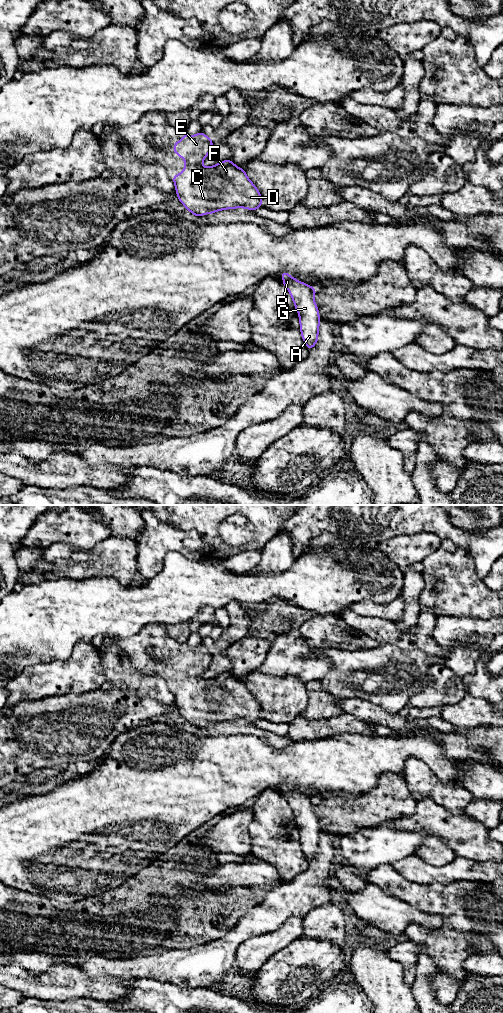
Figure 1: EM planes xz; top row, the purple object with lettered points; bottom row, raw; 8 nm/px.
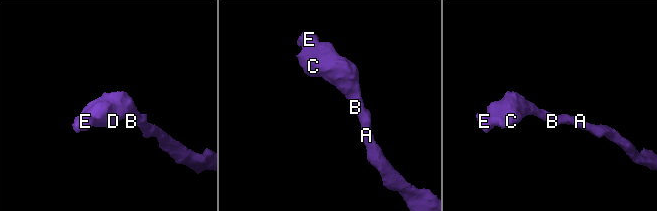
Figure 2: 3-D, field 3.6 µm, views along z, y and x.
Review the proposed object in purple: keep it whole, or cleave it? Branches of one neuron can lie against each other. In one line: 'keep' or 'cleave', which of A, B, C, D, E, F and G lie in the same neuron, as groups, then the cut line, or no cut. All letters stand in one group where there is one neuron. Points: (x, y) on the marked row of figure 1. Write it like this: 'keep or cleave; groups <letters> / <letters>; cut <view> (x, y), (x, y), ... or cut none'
keep; groups A B C D E F G; cut none

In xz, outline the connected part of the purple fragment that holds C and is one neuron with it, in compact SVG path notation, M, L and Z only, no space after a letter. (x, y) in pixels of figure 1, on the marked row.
M202 132L192 136L184 134L181 140L174 144L172 151L185 160L185 168L180 174L173 176L173 182L177 198L187 211L198 217L224 209L246 208L254 211L262 207L261 194L244 169L237 167L231 160L221 161L211 167L202 165L202 160L208 156L212 145L213 140Z

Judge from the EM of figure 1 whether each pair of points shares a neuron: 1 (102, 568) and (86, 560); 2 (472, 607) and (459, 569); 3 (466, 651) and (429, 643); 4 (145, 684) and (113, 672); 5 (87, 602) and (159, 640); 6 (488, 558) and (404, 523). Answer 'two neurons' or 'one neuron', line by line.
1: one neuron
2: one neuron
3: two neurons
4: one neuron
5: two neurons
6: one neuron

